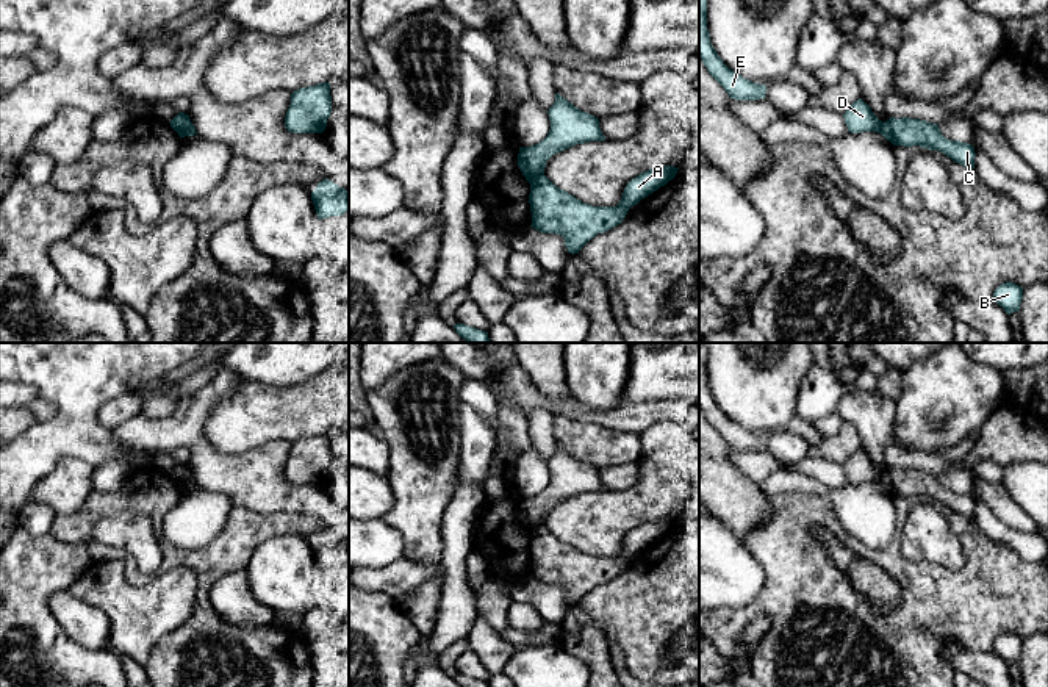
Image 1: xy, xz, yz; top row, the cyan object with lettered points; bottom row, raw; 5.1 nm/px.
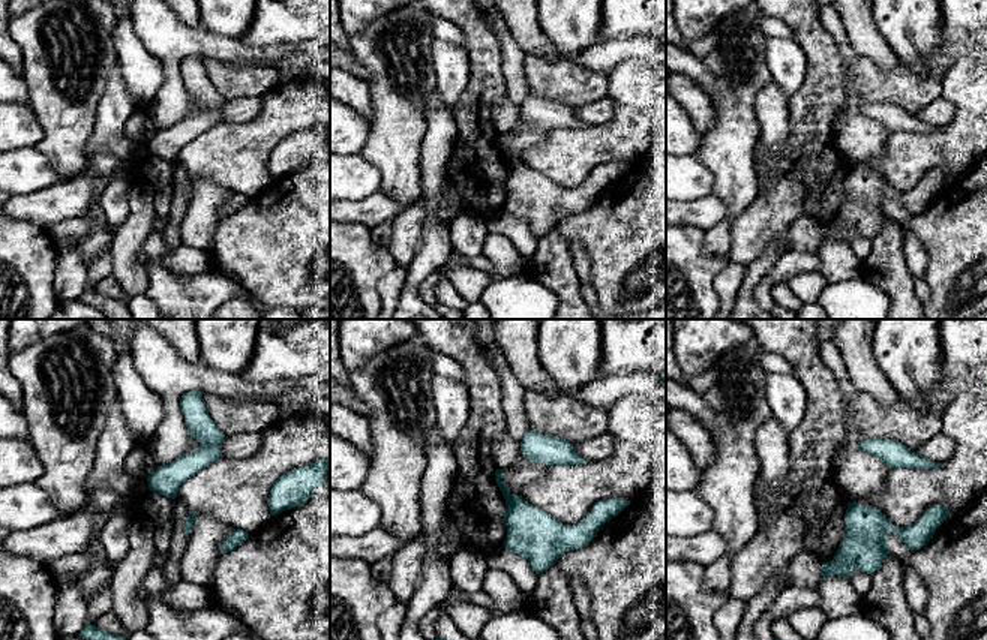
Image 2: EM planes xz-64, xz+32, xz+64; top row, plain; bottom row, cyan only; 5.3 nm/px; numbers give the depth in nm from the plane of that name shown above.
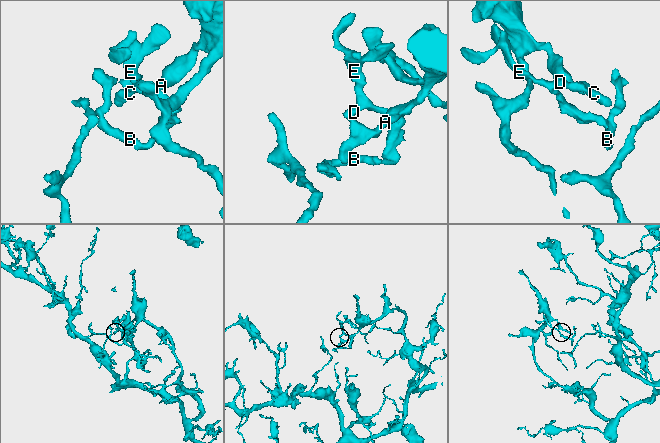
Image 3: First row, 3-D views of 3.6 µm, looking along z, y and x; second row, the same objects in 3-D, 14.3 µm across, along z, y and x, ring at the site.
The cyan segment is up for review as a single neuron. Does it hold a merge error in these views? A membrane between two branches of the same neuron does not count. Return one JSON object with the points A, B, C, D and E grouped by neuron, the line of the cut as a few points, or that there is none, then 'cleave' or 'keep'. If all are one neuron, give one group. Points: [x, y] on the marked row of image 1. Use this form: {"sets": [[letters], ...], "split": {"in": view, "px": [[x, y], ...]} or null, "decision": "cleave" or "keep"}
{"sets": [["A", "C"], ["B", "D", "E"]], "split": {"in": "xz", "px": [[543, 172], [531, 183]]}, "decision": "cleave"}

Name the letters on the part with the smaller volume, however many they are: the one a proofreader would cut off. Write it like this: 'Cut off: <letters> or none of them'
Cut off: B, D, E

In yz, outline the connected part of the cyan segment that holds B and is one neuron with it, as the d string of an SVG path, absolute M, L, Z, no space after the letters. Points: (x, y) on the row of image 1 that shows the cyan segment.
M1012 282L1001 283L993 293L993 300L1003 307L1007 315L1020 310L1021 299L1023 288Z

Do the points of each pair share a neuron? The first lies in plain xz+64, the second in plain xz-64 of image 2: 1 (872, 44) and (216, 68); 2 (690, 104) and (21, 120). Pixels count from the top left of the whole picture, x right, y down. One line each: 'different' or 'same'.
1: different
2: different

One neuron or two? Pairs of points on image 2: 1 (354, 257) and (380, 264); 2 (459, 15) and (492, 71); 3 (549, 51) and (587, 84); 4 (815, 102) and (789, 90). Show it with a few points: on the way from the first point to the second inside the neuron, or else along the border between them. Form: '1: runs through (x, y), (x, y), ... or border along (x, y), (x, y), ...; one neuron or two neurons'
1: runs through (360, 263), (374, 263); one neuron
2: runs through (473, 29), (479, 35), (485, 57); one neuron
3: border along (527, 54), (536, 54), (549, 62), (560, 59); two neurons
4: border along (807, 59), (804, 80), (788, 101); two neurons

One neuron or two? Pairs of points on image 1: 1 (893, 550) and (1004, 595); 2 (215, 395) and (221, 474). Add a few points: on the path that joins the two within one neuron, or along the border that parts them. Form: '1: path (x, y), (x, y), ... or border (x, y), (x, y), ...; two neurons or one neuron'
1: path (917, 579), (933, 595), (975, 595); one neuron
2: path (197, 415), (197, 443), (202, 454); one neuron

